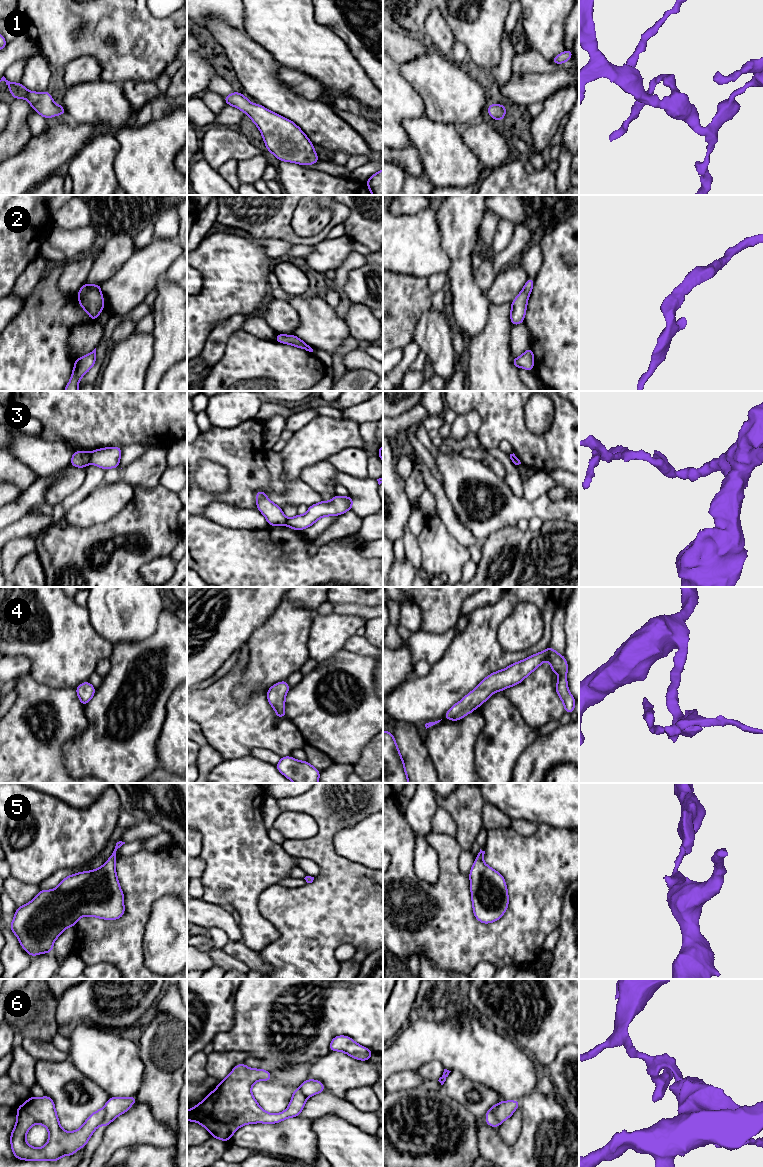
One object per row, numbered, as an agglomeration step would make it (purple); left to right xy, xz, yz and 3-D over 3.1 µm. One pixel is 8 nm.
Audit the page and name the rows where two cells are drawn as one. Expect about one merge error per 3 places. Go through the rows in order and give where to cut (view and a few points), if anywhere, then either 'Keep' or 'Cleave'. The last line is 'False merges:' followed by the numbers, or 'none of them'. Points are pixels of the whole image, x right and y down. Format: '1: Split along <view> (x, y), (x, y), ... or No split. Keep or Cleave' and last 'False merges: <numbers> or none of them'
1: No split. Keep
2: No split. Keep
3: Split along xy (91, 453), (88, 462). Cleave
4: No split. Keep
5: No split. Keep
6: Split along yz (499, 1103), (495, 1111), (498, 1123). Cleave
False merges: 3, 6

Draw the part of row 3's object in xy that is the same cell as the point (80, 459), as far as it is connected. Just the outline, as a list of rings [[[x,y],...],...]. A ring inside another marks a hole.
[[[75,451],[72,455],[70,465],[79,468],[85,468],[90,461],[91,453],[87,451]]]

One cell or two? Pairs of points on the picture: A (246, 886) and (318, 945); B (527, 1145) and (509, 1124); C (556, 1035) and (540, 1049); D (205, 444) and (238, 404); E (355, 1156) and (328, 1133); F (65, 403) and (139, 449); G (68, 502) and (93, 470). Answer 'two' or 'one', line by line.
A: two
B: two
C: one
D: two
E: one
F: two
G: one

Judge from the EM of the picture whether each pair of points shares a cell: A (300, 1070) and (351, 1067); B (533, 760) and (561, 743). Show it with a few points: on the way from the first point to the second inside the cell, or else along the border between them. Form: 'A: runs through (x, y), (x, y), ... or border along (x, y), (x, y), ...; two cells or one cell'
A: border along (318, 1059), (311, 1067), (307, 1078); two cells
B: runs through (540, 757), (554, 749); one cell

